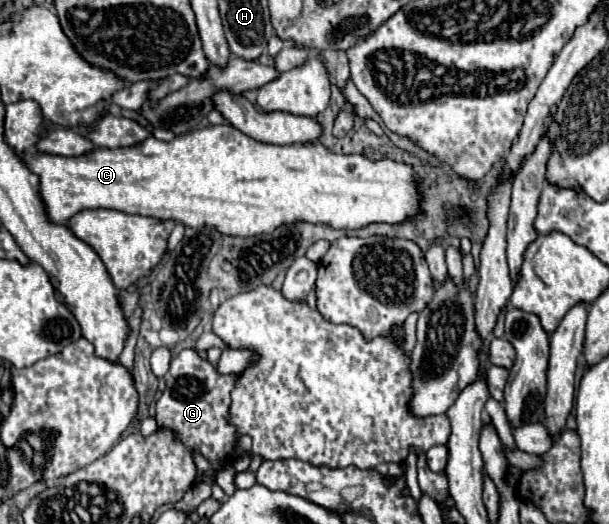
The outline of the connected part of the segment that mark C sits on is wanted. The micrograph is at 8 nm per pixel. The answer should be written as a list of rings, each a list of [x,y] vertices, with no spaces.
[[[212,125],[190,131],[174,141],[146,139],[134,147],[94,149],[82,157],[30,155],[22,153],[26,165],[40,175],[40,195],[50,221],[68,223],[72,215],[84,209],[116,209],[156,219],[180,221],[188,227],[212,225],[224,235],[250,237],[274,231],[282,223],[324,223],[336,229],[360,229],[368,223],[400,223],[414,217],[418,207],[418,181],[412,167],[390,159],[370,161],[364,155],[336,155],[320,143],[316,145],[268,145],[254,141],[232,125]]]

